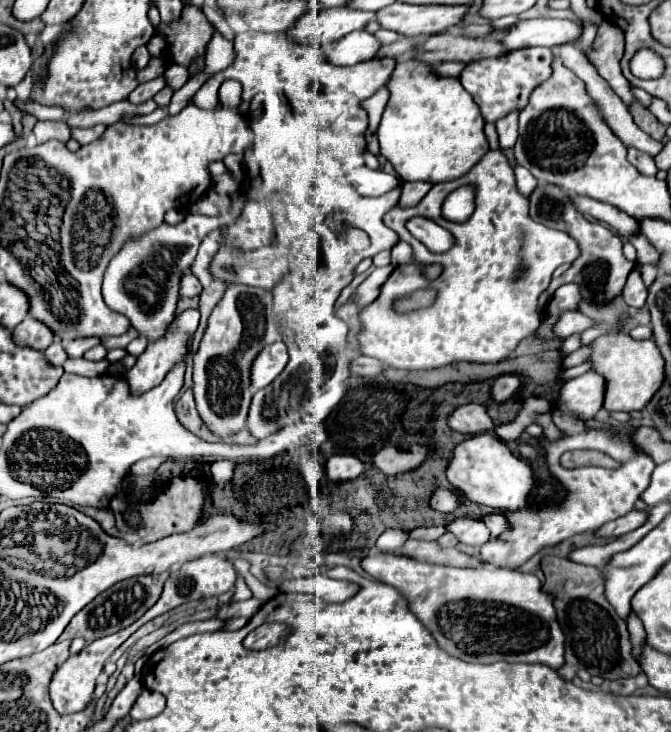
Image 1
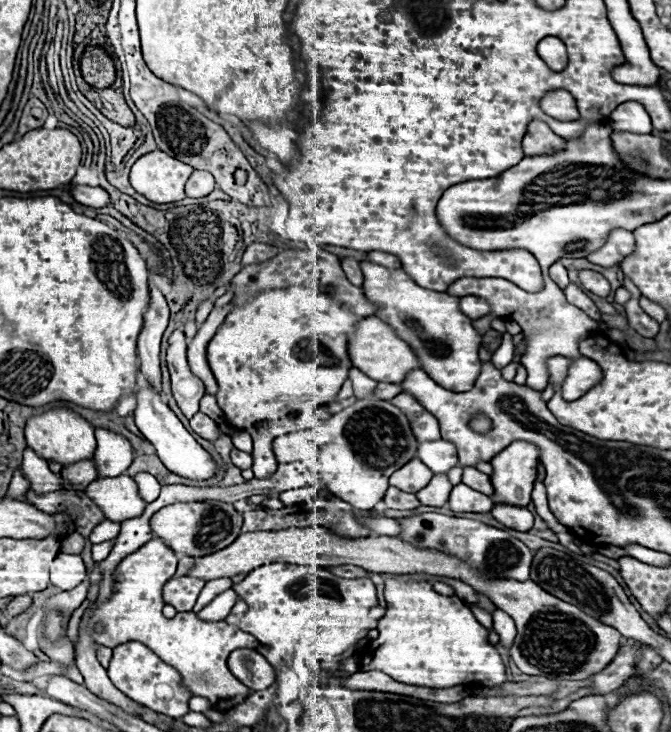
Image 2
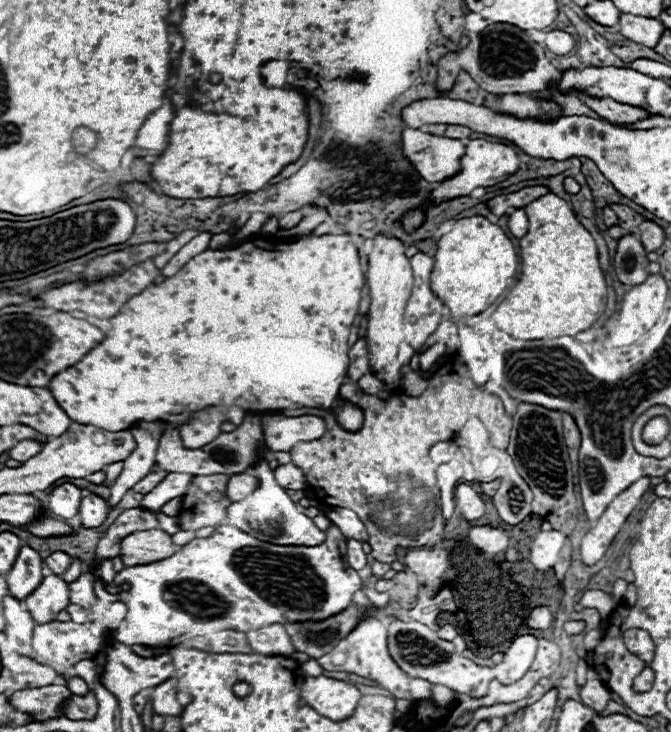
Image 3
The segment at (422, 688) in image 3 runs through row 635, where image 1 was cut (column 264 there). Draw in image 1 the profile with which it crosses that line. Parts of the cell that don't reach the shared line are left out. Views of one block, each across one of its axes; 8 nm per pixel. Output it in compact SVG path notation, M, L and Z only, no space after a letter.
M274 342L266 346L252 364L252 388L260 390L276 380L288 362L288 352L284 342Z

